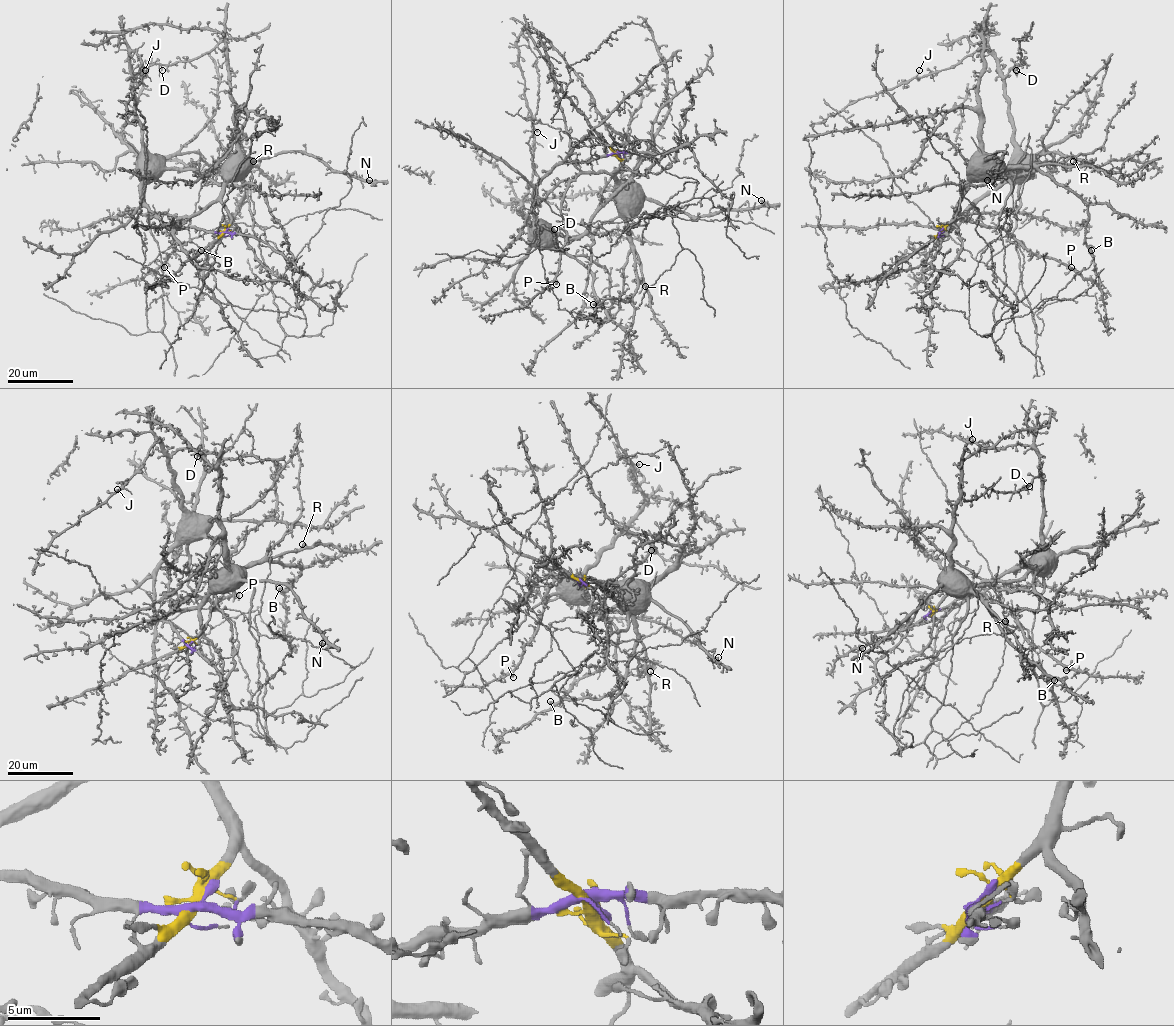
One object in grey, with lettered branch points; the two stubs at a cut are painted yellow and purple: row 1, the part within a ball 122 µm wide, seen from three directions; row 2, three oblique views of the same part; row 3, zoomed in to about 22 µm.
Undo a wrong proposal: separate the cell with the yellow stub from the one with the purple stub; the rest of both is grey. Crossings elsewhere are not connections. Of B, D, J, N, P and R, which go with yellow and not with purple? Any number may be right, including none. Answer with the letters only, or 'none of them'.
B, N, P, R

